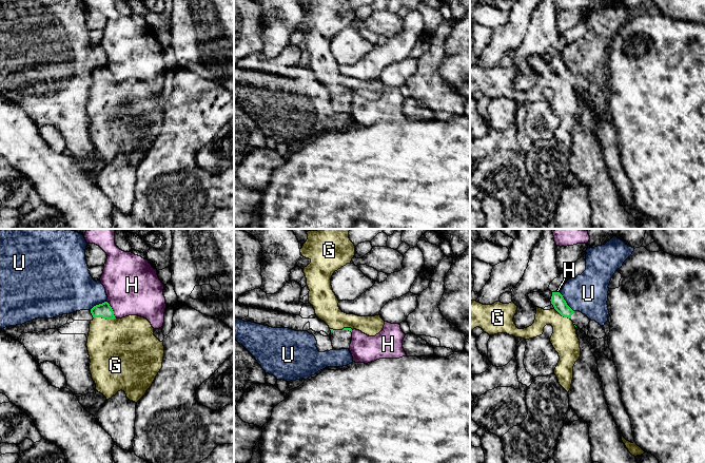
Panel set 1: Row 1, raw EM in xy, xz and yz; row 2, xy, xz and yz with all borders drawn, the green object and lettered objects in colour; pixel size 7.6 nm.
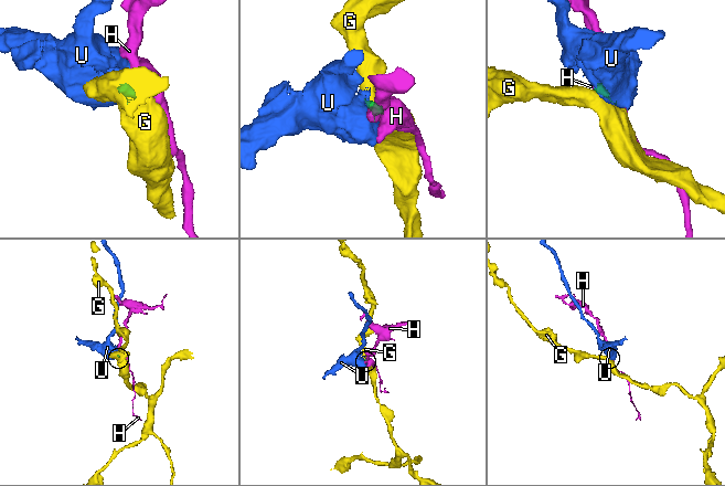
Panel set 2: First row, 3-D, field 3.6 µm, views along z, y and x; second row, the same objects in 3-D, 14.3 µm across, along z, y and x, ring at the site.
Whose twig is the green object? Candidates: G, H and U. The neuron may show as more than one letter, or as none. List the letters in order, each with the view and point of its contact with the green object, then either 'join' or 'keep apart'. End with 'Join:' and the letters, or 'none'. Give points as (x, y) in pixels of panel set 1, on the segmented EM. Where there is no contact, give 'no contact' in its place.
G: xy (104, 317) | keep apart
H: xy (112, 309) | keep apart
U: yz (566, 303) | keep apart
Join: none

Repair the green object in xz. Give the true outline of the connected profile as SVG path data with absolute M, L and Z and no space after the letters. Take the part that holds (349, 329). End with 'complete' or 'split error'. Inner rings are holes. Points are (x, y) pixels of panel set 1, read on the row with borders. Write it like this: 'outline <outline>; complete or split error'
outline M344 328L342 330L333 330L330 333L330 339L334 349L350 349L352 329Z; split error

